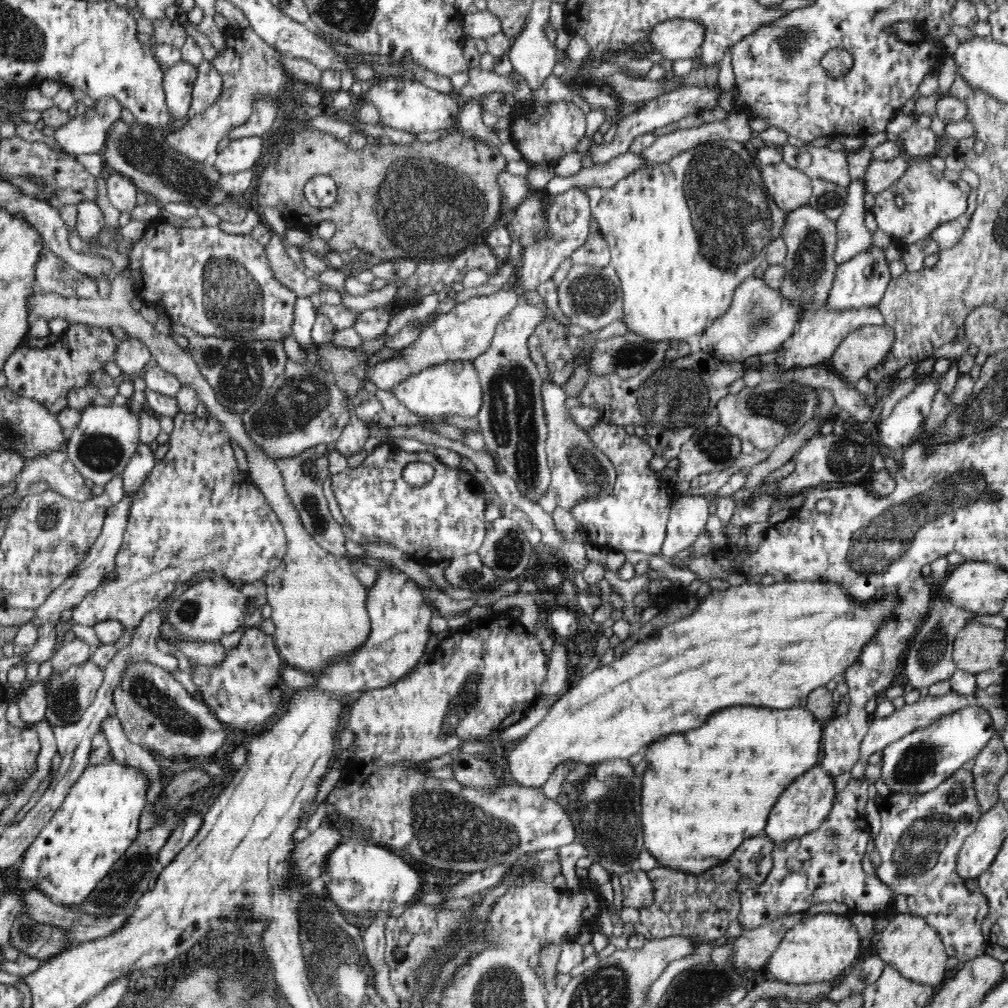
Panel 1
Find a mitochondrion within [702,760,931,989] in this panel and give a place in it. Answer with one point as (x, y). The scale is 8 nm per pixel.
(834, 839)

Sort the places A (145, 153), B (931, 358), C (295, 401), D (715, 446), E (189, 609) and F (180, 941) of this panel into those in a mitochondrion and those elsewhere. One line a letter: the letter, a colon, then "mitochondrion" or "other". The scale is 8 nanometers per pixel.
A: mitochondrion
B: other
C: mitochondrion
D: mitochondrion
E: mitochondrion
F: other

